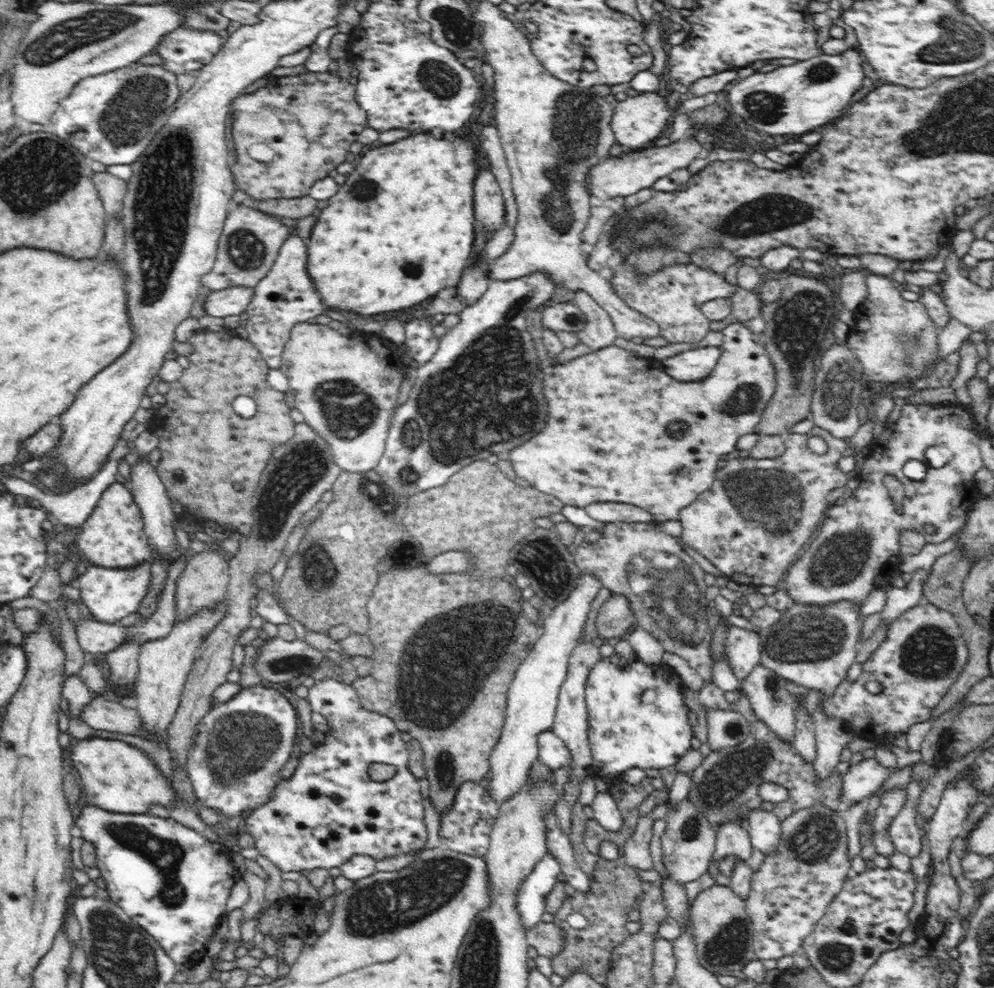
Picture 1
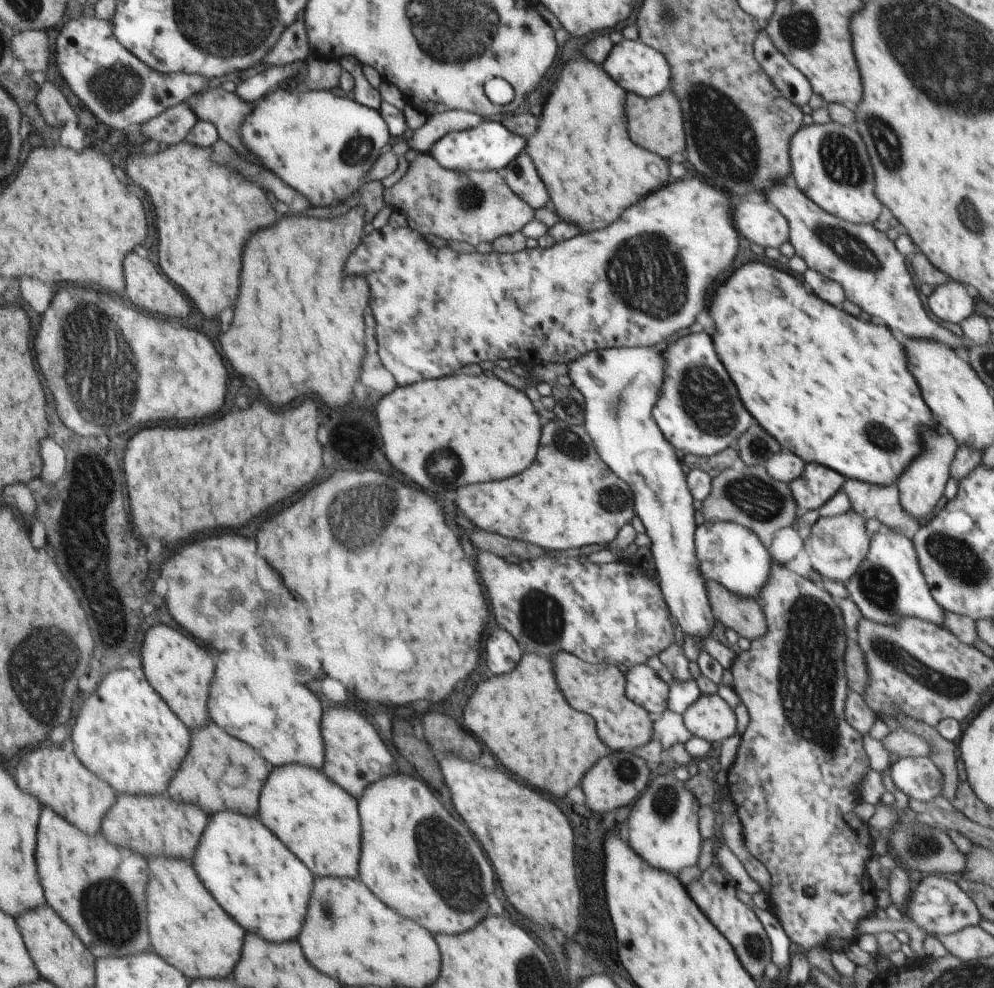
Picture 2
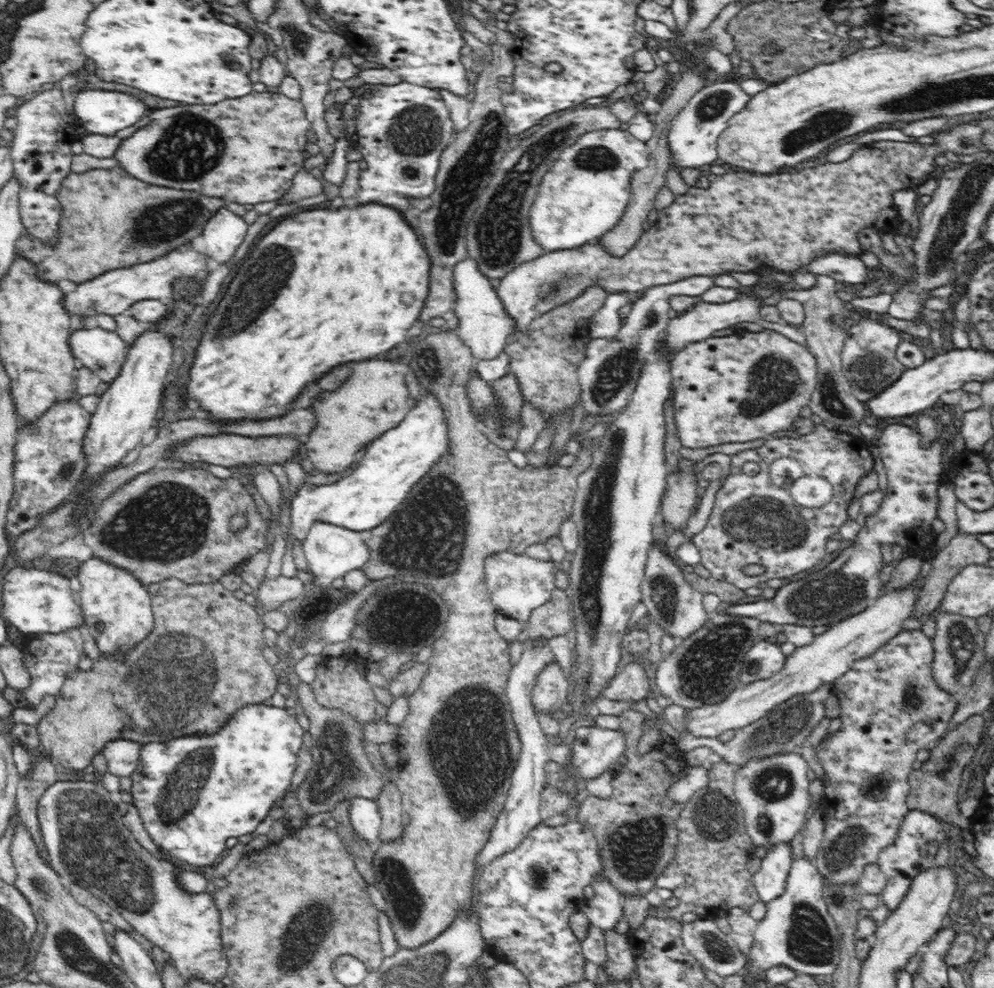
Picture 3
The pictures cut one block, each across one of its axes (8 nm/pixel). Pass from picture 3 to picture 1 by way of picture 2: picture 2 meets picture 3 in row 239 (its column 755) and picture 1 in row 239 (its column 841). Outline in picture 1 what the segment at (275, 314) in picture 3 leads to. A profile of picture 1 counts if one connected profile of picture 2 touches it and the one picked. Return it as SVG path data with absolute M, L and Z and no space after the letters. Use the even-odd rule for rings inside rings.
M426 132L426 134L416 134L406 140L400 140L396 144L386 144L370 150L368 154L358 156L356 168L352 174L348 174L348 180L340 186L338 194L330 198L330 204L322 210L320 222L312 228L310 240L308 240L308 276L314 282L314 288L318 290L320 298L326 302L330 310L336 312L354 312L360 316L376 316L376 314L388 314L388 312L398 312L412 308L430 296L436 297L455 288L462 276L462 271L470 262L469 256L473 252L473 242L475 239L476 220L473 209L473 184L476 174L472 168L472 142L466 138L456 138L454 142L450 140L436 140L436 132Z

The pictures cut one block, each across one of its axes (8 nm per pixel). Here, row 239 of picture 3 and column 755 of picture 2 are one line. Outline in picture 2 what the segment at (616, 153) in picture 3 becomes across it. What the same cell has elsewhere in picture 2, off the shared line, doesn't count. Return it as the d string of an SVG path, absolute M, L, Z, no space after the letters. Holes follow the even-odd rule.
M706 522L696 527L695 548L703 577L742 598L758 599L770 572L772 557L752 530L736 522Z

